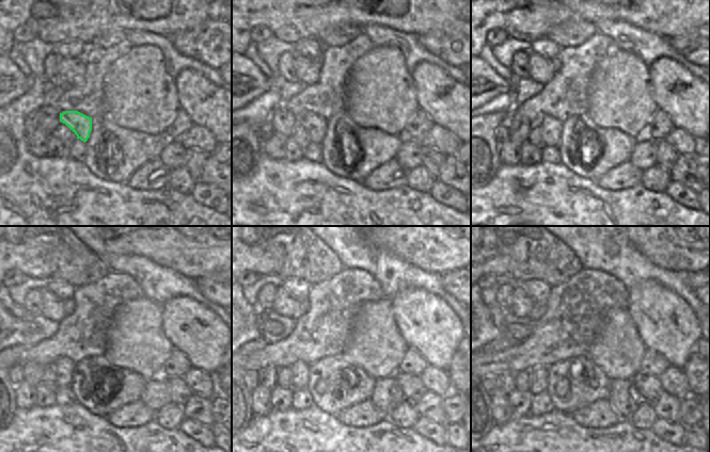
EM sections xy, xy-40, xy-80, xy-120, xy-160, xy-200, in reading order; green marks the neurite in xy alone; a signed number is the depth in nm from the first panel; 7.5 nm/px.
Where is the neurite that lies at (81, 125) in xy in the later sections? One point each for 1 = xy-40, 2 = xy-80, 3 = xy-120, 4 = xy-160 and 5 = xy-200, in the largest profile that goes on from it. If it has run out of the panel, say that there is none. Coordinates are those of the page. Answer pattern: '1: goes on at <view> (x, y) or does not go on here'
1: goes on at xy-40 (315, 126)
2: goes on at xy-80 (550, 128)
3: goes on at xy-120 (63, 368)
4: goes on at xy-160 (300, 371)
5: goes on at xy-200 (537, 374)

